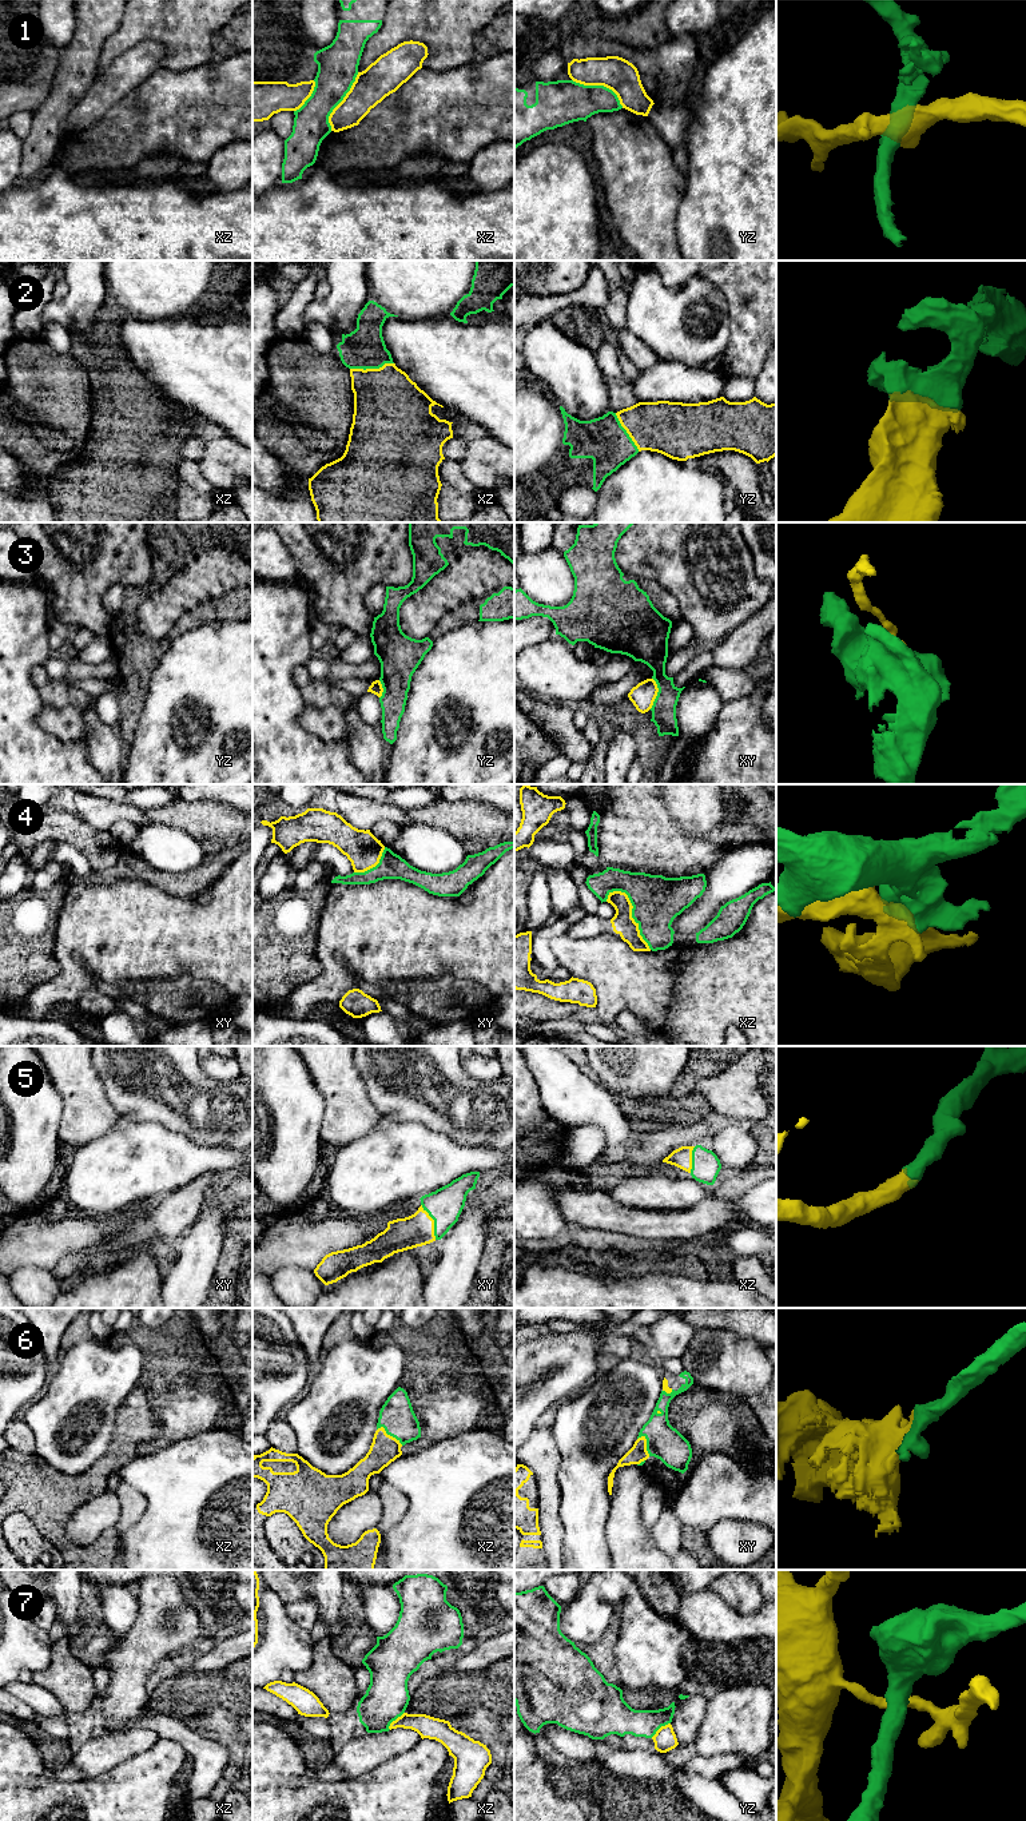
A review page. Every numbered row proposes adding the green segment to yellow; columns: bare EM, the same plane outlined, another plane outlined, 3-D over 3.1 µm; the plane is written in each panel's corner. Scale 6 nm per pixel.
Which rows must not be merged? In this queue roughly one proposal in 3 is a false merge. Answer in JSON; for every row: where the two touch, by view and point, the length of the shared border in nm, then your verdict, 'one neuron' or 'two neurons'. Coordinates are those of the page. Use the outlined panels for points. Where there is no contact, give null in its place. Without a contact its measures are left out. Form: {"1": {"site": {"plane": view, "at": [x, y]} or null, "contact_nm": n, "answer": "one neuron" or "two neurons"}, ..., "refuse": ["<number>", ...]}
{"1": {"site": {"plane": "xz", "at": [341, 102]}, "contact_nm": 400, "answer": "two neurons"}, "2": {"site": {"plane": "xz", "at": [372, 369]}, "contact_nm": 260, "answer": "one neuron"}, "3": {"site": {"plane": "xy", "at": [656, 694]}, "contact_nm": 190, "answer": "two neurons"}, "4": {"site": {"plane": "xz", "at": [631, 914]}, "contact_nm": 440, "answer": "two neurons"}, "5": {"site": {"plane": "xy", "at": [433, 1221]}, "contact_nm": 240, "answer": "one neuron"}, "6": {"site": {"plane": "xz", "at": [389, 1435]}, "contact_nm": 190, "answer": "one neuron"}, "7": {"site": {"plane": "xz", "at": [396, 1720]}, "contact_nm": 140, "answer": "two neurons"}, "refuse": ["1", "3", "4", "7"]}

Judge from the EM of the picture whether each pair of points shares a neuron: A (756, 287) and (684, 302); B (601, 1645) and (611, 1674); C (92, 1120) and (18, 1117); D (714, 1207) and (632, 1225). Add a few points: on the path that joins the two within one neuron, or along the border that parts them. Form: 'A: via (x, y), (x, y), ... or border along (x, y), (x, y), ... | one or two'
A: border along (699, 274), (711, 281), (723, 294), (730, 325) | two
B: via (601, 1651), (607, 1668) | one
C: border along (54, 1088), (62, 1098), (60, 1141) | two
D: via (694, 1221), (687, 1224), (652, 1224) | one

